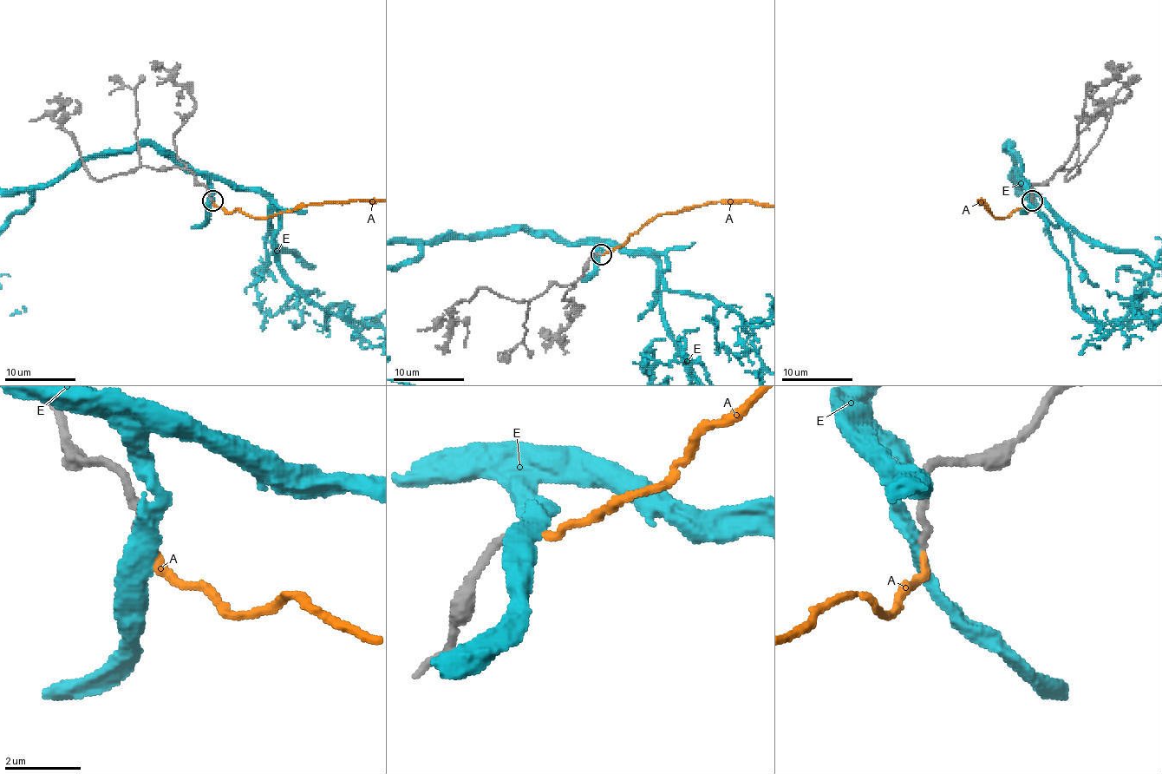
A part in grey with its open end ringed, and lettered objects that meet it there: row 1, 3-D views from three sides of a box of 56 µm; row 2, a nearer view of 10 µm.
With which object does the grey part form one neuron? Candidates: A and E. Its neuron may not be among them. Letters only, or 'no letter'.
A

